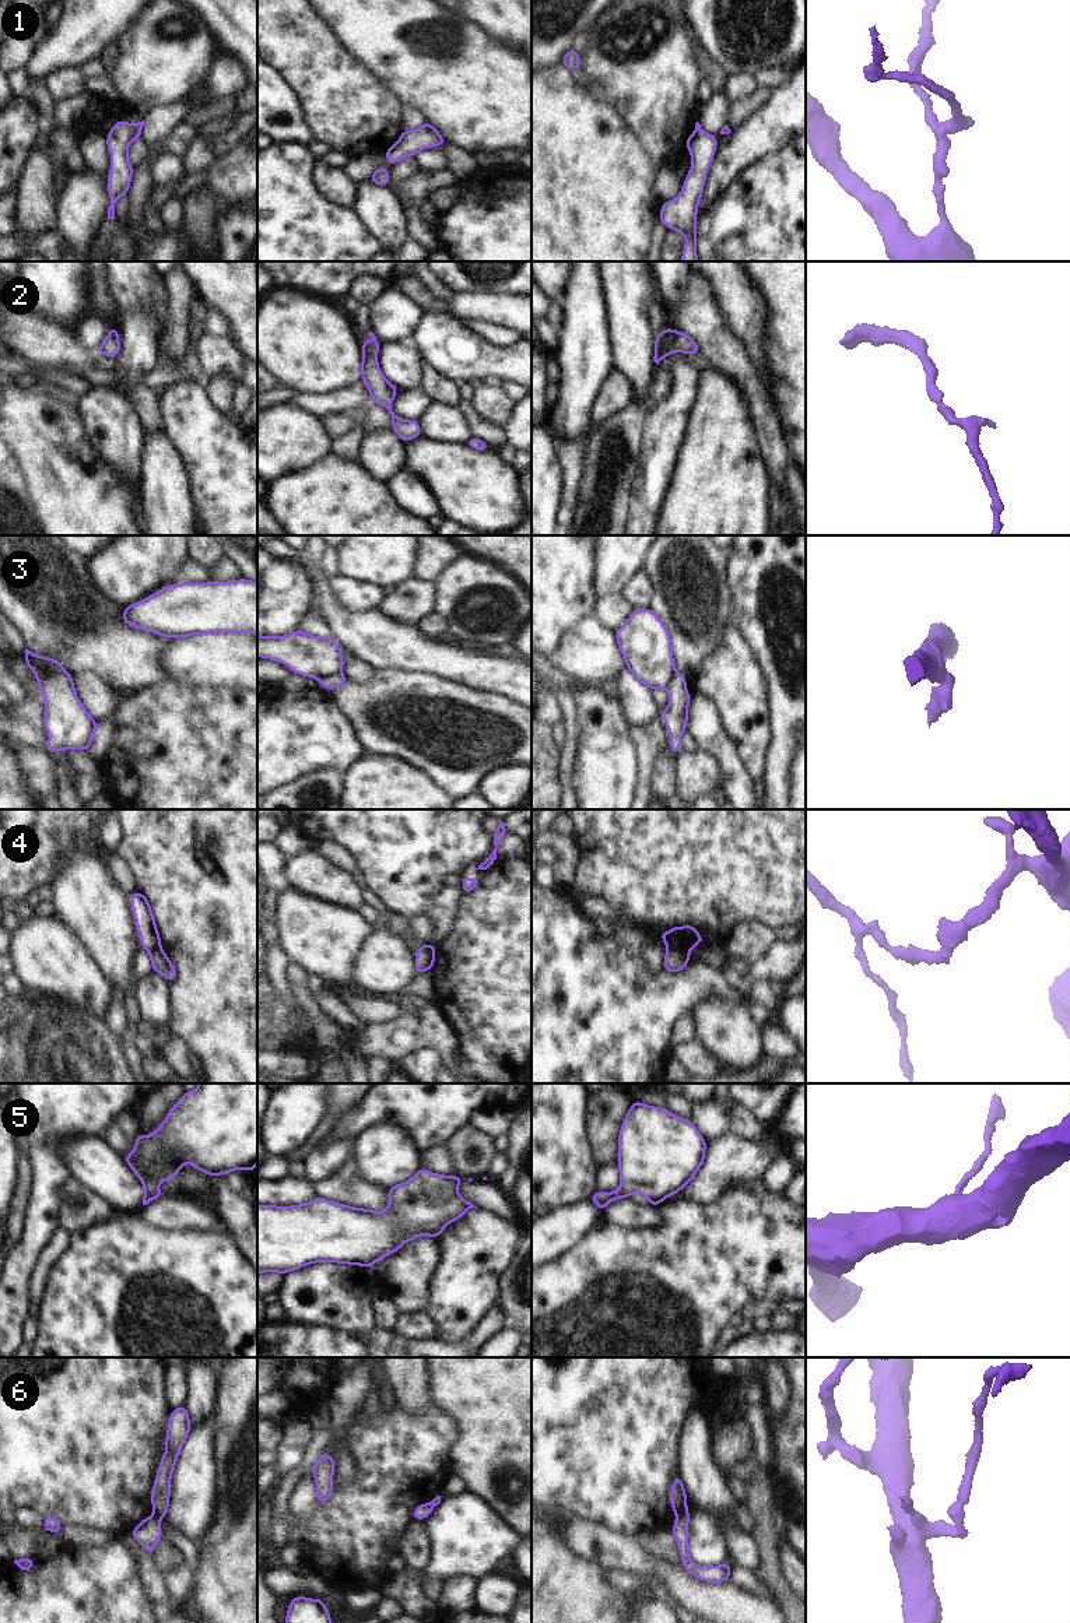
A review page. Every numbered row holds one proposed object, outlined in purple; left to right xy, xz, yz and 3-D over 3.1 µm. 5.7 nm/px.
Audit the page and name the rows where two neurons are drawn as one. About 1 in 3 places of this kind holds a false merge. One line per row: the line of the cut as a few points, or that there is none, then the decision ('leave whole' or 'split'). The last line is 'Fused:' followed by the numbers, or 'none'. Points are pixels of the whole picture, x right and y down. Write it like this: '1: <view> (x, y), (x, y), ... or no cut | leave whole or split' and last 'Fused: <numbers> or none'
1: no cut | leave whole
2: no cut | leave whole
3: xy (65, 671), (51, 675), (41, 688) | split
4: yz (667, 947), (674, 947), (688, 955) | split
5: no cut | leave whole
6: yz (687, 1507), (676, 1516) | split
Fused: 3, 4, 6

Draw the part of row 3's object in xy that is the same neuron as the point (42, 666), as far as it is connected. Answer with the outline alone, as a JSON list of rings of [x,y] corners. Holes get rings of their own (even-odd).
[[[25,649],[25,665],[35,672],[36,684],[42,688],[50,675],[64,672],[64,667],[59,660],[48,656],[36,656]]]

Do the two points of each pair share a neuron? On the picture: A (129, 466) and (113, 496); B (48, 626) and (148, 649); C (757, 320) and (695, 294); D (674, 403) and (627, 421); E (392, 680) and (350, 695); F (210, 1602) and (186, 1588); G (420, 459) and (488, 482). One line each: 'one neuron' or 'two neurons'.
A: two neurons
B: one neuron
C: two neurons
D: two neurons
E: one neuron
F: two neurons
G: one neuron

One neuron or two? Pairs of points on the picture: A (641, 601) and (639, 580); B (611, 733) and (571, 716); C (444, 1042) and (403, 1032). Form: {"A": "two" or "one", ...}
{"A": "one", "B": "two", "C": "one"}

